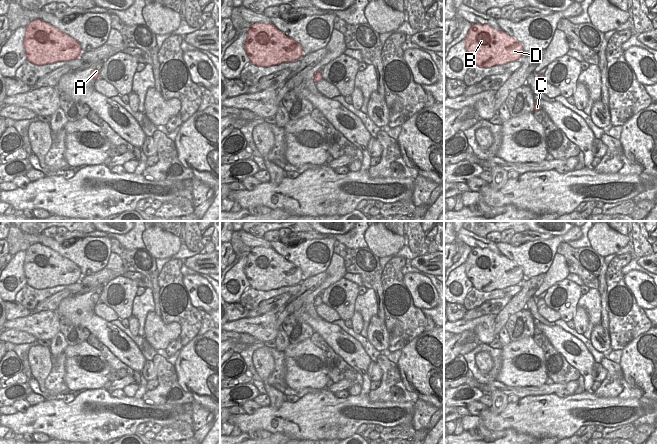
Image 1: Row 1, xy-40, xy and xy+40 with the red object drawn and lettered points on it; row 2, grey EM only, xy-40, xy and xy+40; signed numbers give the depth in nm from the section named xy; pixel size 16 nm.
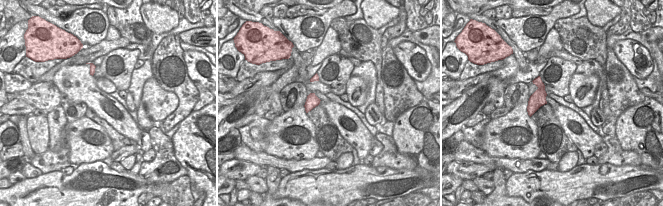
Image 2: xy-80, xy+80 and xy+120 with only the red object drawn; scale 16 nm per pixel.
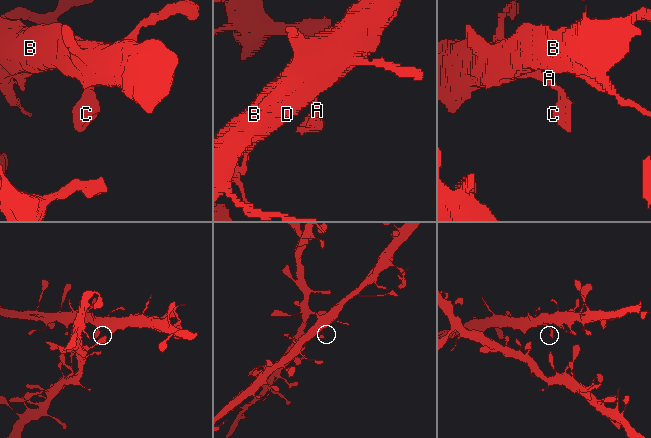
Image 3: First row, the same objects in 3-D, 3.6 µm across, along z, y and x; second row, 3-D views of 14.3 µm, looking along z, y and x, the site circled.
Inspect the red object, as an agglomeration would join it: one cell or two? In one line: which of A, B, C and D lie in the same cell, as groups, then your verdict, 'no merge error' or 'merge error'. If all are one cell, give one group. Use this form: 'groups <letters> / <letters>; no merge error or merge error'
groups A B C D; no merge error

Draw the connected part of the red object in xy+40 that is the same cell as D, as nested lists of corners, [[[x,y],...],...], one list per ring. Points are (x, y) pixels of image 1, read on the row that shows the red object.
[[[487,24],[471,26],[465,38],[465,49],[473,63],[482,68],[515,62],[526,55],[521,42]]]

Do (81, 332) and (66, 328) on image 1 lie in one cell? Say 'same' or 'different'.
same

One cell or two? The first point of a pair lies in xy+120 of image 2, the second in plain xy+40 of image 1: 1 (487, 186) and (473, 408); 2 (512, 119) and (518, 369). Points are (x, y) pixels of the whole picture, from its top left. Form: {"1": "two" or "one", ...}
{"1": "one", "2": "one"}

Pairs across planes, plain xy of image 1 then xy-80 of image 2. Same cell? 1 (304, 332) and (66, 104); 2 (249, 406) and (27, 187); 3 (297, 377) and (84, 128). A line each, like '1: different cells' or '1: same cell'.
1: same cell
2: different cells
3: same cell

